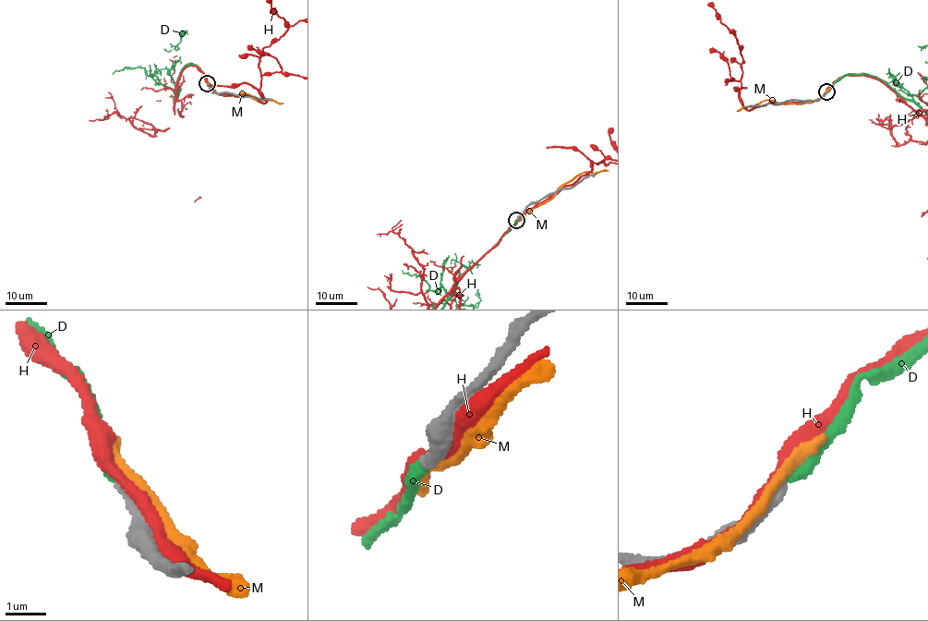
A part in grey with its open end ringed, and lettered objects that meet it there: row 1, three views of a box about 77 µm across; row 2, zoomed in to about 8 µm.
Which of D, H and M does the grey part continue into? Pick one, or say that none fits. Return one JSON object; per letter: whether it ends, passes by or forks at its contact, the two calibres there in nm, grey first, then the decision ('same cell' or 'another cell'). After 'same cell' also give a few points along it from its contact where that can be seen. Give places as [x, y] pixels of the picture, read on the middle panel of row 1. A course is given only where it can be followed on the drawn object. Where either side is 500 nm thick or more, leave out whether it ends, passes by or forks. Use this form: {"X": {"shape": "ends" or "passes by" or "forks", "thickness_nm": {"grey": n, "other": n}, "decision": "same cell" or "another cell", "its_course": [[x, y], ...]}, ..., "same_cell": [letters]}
{"D": {"shape": "ends", "thickness_nm": {"grey": 280, "other": 320}, "decision": "same cell"}, "H": {"shape": "passes by", "thickness_nm": {"grey": 400, "other": 320}, "decision": "another cell"}, "M": {"shape": "passes by", "thickness_nm": {"grey": 340, "other": 240}, "decision": "another cell"}, "same_cell": ["D"]}

